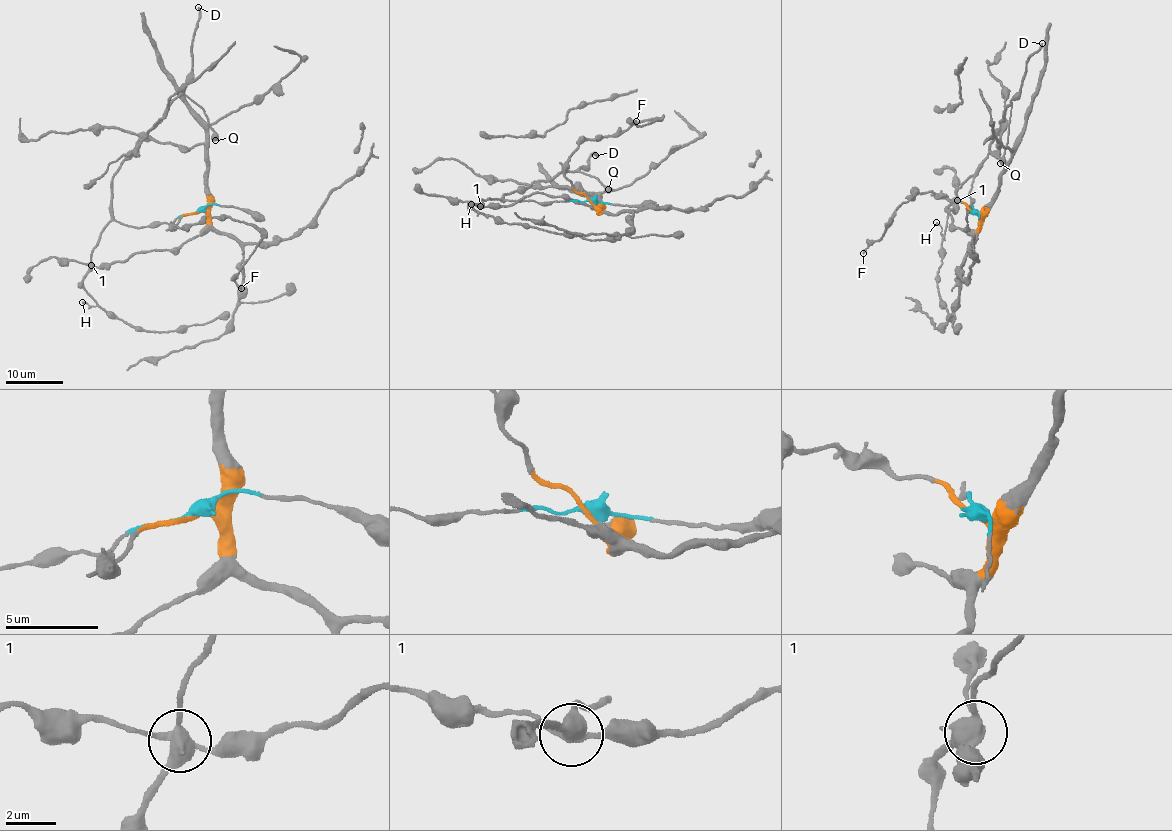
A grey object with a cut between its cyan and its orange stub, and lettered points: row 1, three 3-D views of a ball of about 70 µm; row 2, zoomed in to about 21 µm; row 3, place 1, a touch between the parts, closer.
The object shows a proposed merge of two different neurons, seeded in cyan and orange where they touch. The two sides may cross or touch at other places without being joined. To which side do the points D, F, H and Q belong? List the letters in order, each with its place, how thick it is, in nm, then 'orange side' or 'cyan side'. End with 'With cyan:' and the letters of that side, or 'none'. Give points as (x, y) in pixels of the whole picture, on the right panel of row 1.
D: place (1042, 43); calibre 240 nm; cyan side
F: place (863, 253); calibre 200 nm; orange side
H: place (936, 222); calibre 140 nm; cyan side
Q: place (1000, 163); calibre 650 nm; cyan side
With cyan: D, H, Q

